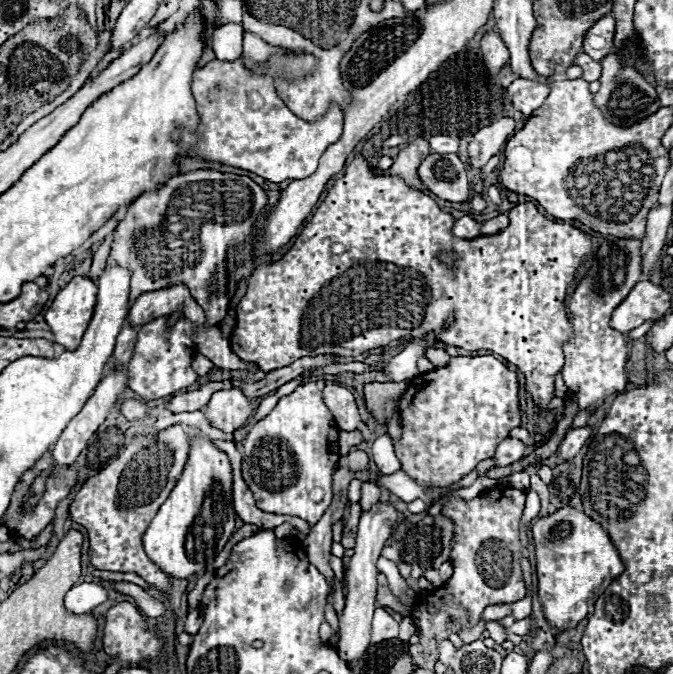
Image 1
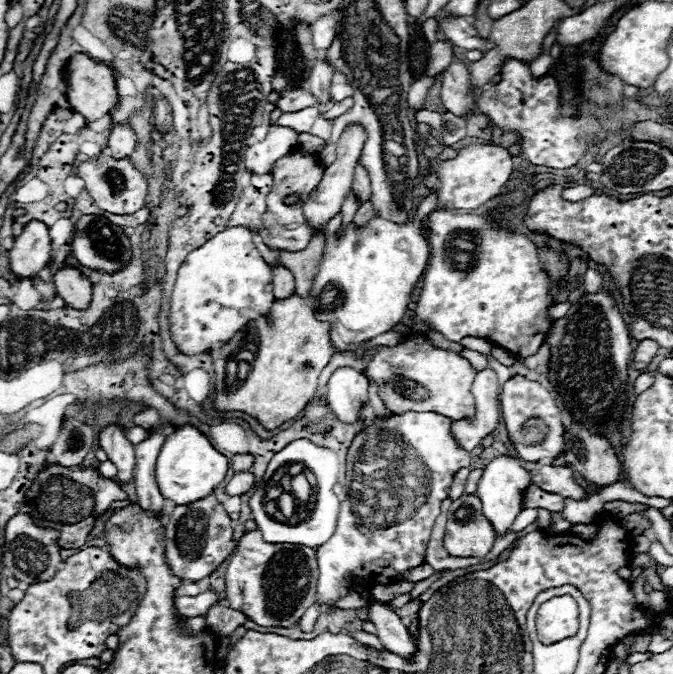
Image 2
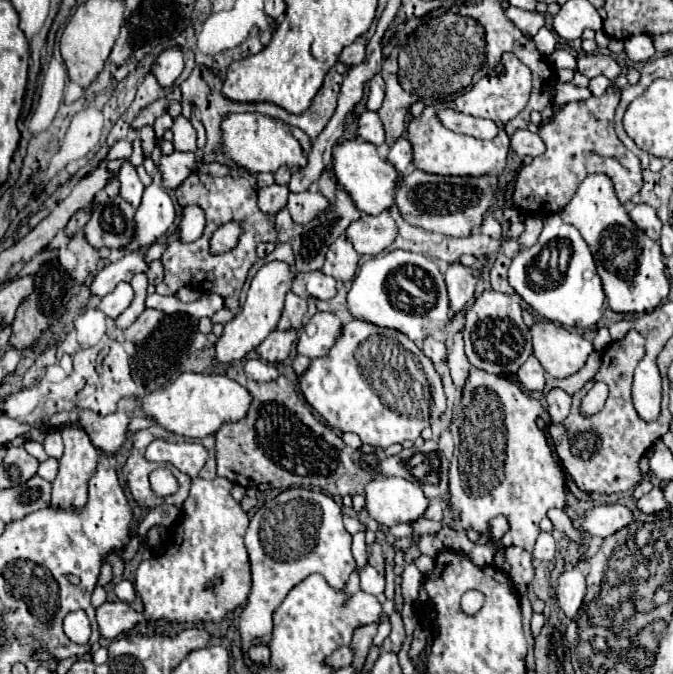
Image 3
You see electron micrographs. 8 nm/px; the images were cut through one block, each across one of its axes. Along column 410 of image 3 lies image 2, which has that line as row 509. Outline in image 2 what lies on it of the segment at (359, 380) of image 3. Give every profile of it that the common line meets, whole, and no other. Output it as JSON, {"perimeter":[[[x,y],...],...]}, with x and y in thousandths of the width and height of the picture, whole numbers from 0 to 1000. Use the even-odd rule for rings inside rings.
{"perimeter":[[[645,611],[579,614],[574,623],[559,620],[550,632],[529,644],[514,677],[514,727],[517,742],[505,754],[499,789],[473,816],[473,890],[493,893],[517,881],[511,855],[526,849],[544,866],[591,866],[594,855],[630,837],[645,772],[654,748],[666,739],[672,712],[684,694],[698,691],[698,671],[684,665],[672,647],[672,623]]]}

